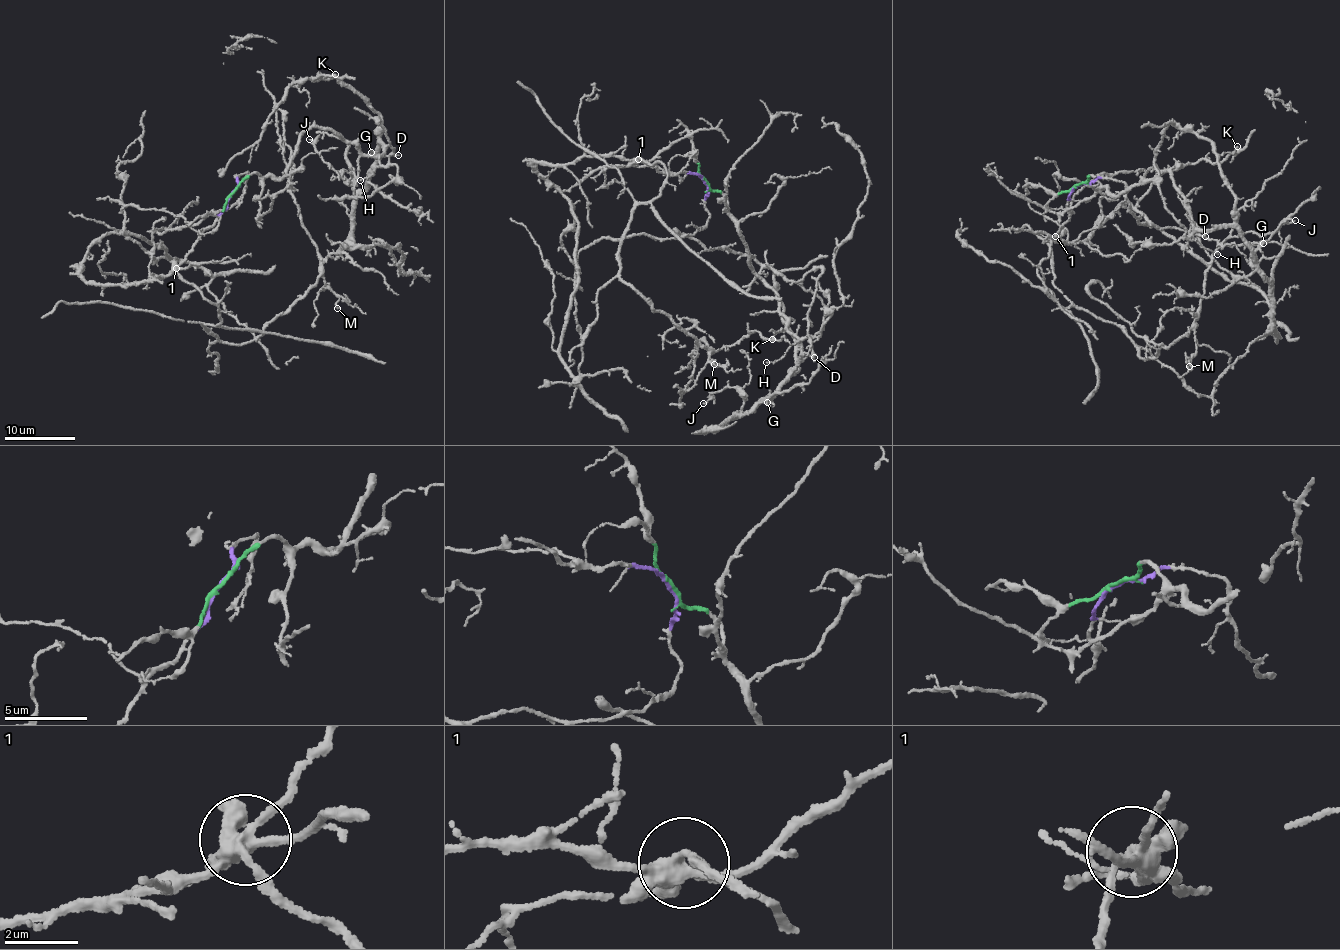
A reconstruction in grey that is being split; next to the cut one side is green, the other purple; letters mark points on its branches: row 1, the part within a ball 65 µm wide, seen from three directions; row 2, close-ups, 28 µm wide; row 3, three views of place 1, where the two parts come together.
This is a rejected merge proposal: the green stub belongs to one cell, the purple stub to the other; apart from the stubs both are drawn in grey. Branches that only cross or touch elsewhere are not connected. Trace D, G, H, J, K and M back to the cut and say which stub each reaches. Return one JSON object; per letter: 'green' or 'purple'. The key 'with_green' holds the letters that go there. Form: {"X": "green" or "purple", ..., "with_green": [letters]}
{"D": "green", "G": "green", "H": "green", "J": "green", "K": "green", "M": "purple", "with_green": ["D", "G", "H", "J", "K"]}

